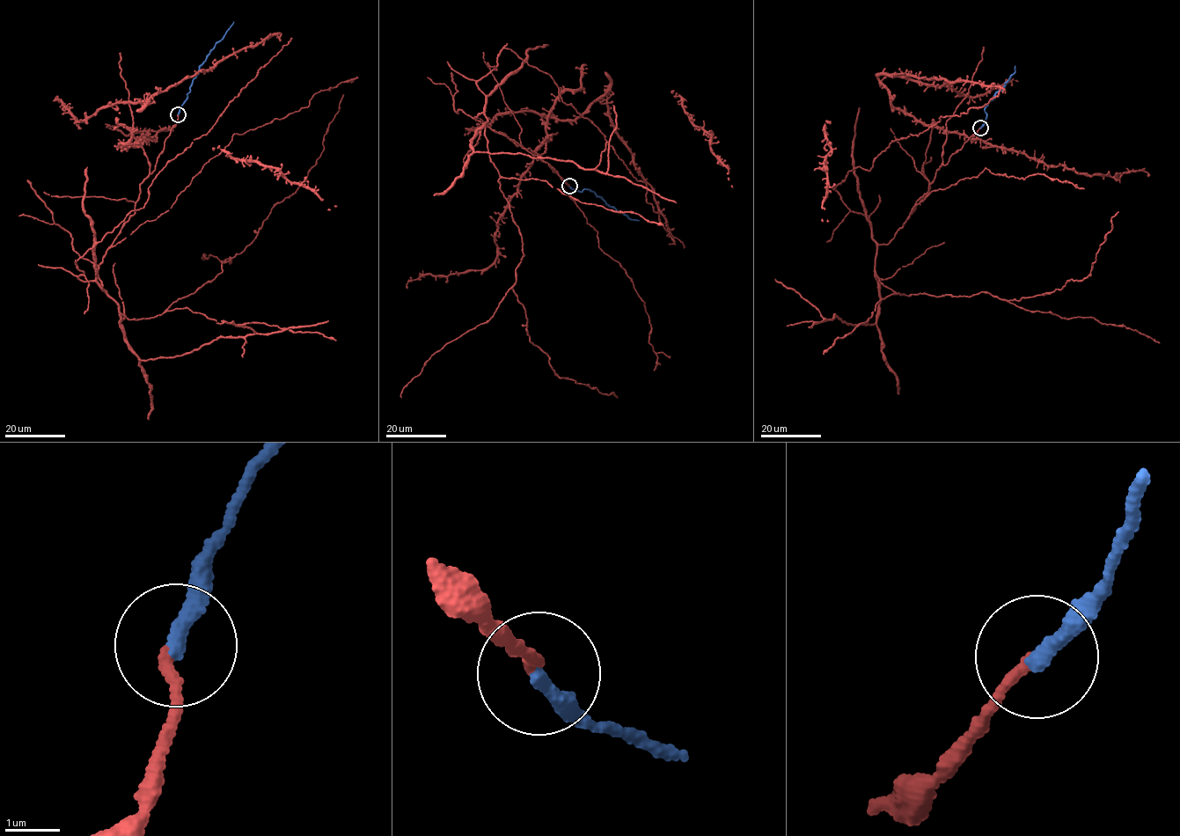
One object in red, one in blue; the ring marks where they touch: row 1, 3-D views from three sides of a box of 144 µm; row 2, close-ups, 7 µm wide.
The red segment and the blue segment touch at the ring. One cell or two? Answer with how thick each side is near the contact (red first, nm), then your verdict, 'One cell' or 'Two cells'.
Thickness 200 nm (red) against 280 nm. One cell

